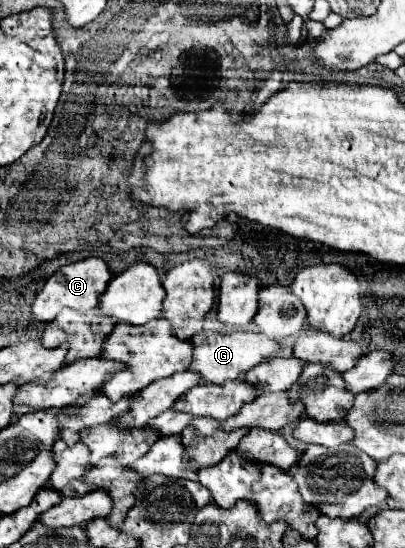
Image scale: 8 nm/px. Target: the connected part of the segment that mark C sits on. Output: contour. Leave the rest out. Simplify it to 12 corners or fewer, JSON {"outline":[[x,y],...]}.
{"outline":[[99,257],[53,273],[35,303],[33,323],[49,323],[65,307],[97,307],[113,277]]}

